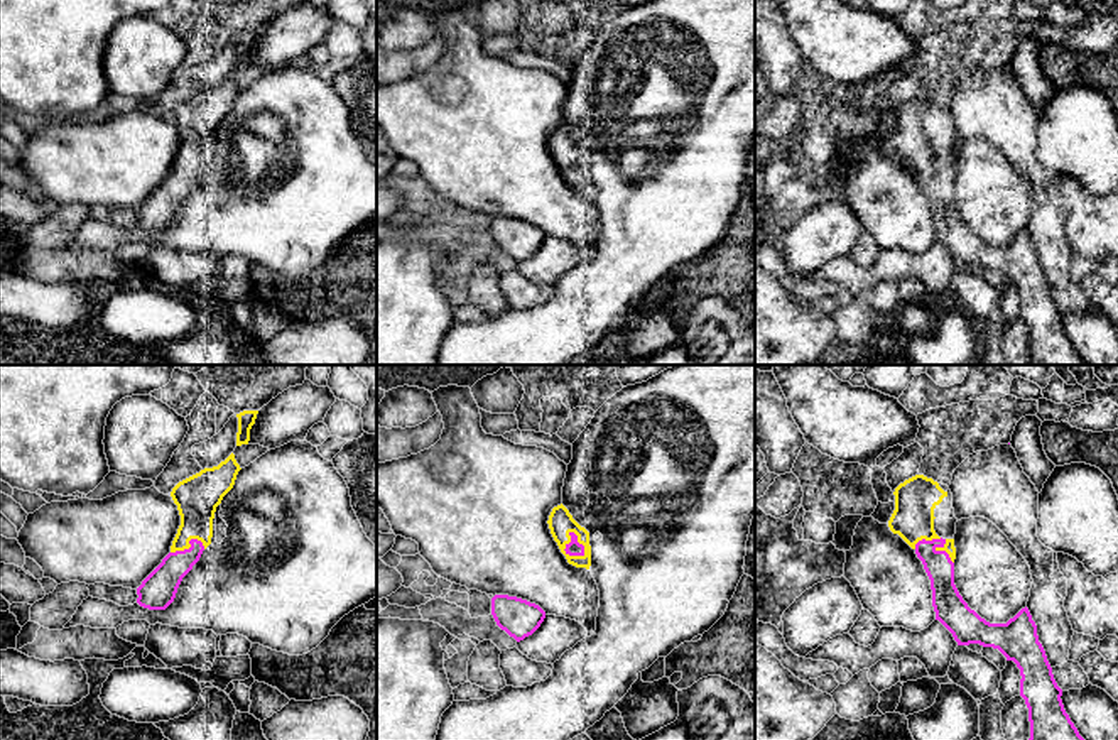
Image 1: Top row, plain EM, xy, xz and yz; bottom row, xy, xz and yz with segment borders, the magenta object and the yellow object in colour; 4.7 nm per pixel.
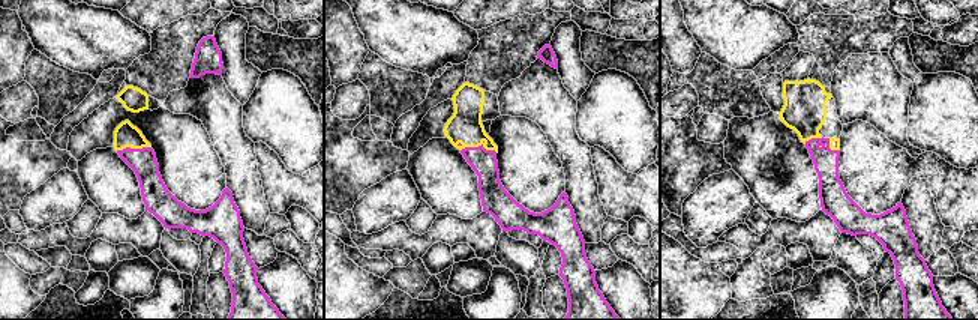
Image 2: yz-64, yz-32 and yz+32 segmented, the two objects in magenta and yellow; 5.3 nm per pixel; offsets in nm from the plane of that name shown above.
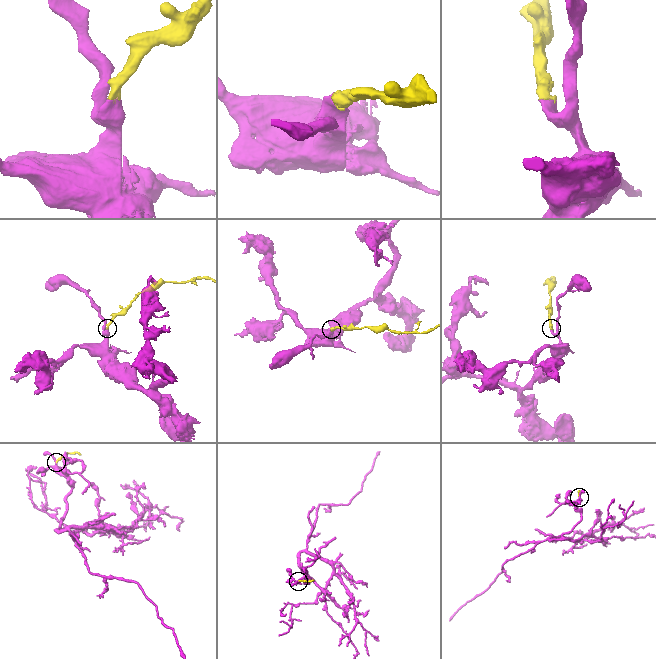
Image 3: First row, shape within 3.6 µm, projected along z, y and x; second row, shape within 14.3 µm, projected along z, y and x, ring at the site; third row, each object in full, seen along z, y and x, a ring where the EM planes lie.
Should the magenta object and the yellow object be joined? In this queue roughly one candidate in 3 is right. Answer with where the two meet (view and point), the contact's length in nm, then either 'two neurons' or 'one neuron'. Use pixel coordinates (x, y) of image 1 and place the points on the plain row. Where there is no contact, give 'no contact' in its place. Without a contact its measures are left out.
xz (578, 164) | 140 nm | one neuron

